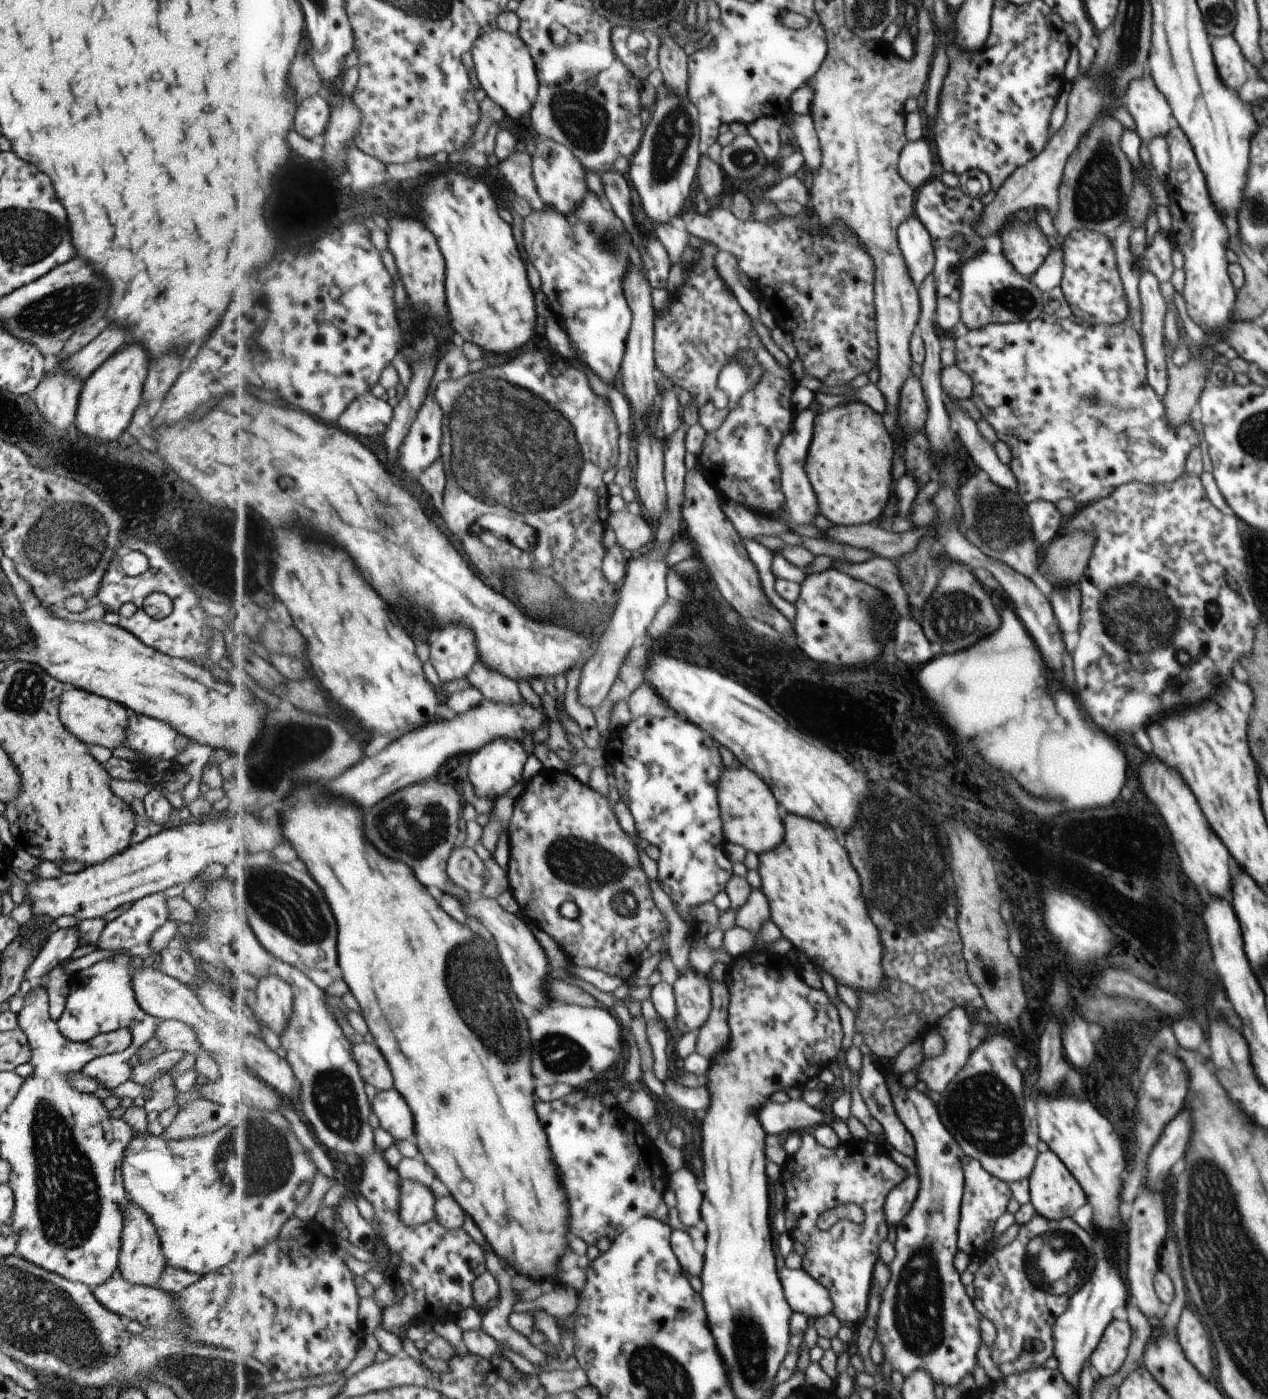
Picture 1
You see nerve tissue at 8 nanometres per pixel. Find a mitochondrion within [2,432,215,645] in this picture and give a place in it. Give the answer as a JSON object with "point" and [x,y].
{"point":[65,543]}

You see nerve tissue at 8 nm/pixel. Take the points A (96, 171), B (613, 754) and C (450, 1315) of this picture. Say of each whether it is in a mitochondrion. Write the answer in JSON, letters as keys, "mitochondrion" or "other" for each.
{"A":"other","B":"other","C":"other"}

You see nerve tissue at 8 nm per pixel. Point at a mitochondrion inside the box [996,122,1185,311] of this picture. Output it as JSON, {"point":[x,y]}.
{"point":[1098,195]}

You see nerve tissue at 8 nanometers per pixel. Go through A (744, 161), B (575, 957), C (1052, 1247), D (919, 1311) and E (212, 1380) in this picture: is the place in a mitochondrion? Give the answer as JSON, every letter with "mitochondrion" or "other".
{"A":"mitochondrion","B":"other","C":"mitochondrion","D":"mitochondrion","E":"mitochondrion"}

